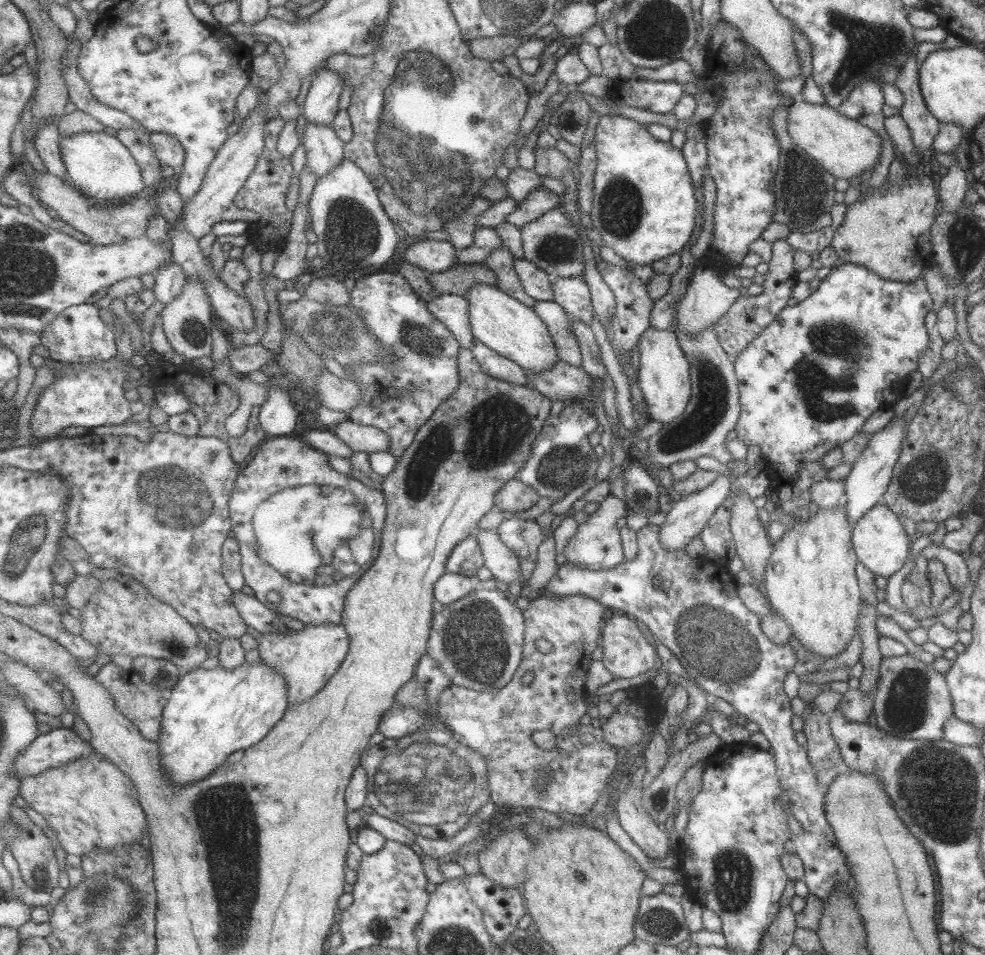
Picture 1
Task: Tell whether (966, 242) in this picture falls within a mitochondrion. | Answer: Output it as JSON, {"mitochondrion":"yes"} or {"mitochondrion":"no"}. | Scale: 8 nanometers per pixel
{"mitochondrion":"yes"}

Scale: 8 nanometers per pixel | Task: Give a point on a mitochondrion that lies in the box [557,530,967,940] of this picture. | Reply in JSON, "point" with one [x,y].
{"point":[720,644]}

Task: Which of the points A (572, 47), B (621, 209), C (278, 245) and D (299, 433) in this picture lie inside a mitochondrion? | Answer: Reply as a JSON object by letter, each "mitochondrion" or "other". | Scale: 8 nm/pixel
{"A":"other","B":"mitochondrion","C":"other","D":"other"}

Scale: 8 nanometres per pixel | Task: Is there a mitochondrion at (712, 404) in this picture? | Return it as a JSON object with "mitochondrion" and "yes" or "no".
{"mitochondrion":"yes"}

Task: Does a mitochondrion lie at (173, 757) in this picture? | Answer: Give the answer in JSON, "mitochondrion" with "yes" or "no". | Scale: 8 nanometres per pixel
{"mitochondrion":"no"}

